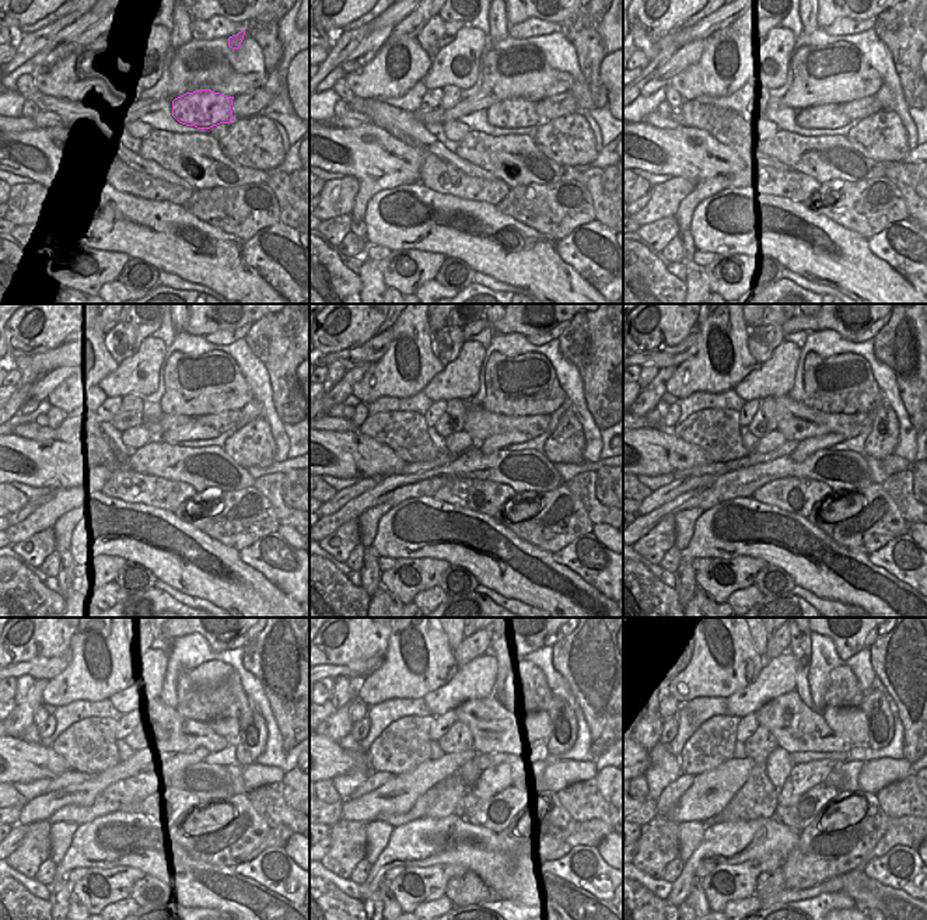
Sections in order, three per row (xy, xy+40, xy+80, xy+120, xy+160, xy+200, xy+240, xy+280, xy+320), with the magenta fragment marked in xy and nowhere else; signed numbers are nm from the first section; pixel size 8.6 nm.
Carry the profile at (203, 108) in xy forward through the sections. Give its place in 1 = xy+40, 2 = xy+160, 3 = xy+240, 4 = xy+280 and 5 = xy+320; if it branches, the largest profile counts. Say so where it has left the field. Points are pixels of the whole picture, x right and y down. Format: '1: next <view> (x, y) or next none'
1: next xy+40 (516, 112)
2: next xy+160 (499, 441)
3: next xy+240 (172, 772)
4: next xy+280 (496, 772)
5: next xy+320 (804, 776)

